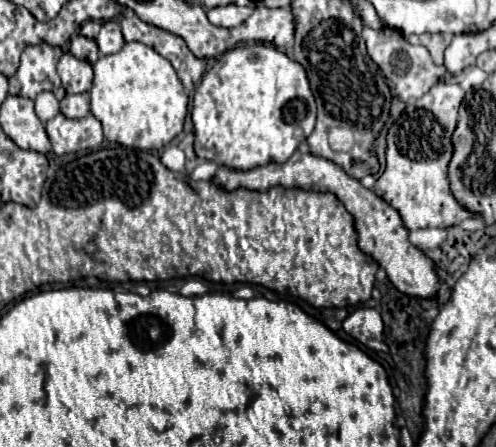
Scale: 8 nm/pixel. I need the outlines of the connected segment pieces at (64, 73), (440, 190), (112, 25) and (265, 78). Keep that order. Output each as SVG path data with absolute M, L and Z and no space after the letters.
M64 52L58 62L58 74L68 94L82 94L92 88L94 66L88 60L78 60L74 54Z
M440 82L422 98L410 102L386 134L386 170L374 182L374 192L398 210L408 230L456 226L472 214L452 196L446 168L452 156L452 132L464 90L458 84Z
M114 20L104 22L100 34L96 36L96 44L98 44L98 48L100 48L102 54L120 52L122 46L126 44L124 42L124 36L122 36L122 30L120 30L120 24L114 22Z
M266 44L236 46L224 52L216 64L204 74L202 84L196 88L192 100L192 122L196 130L196 154L198 158L212 160L220 166L250 170L270 162L286 162L300 140L308 138L316 122L316 102L310 90L306 70L296 60L290 60L284 52Z

